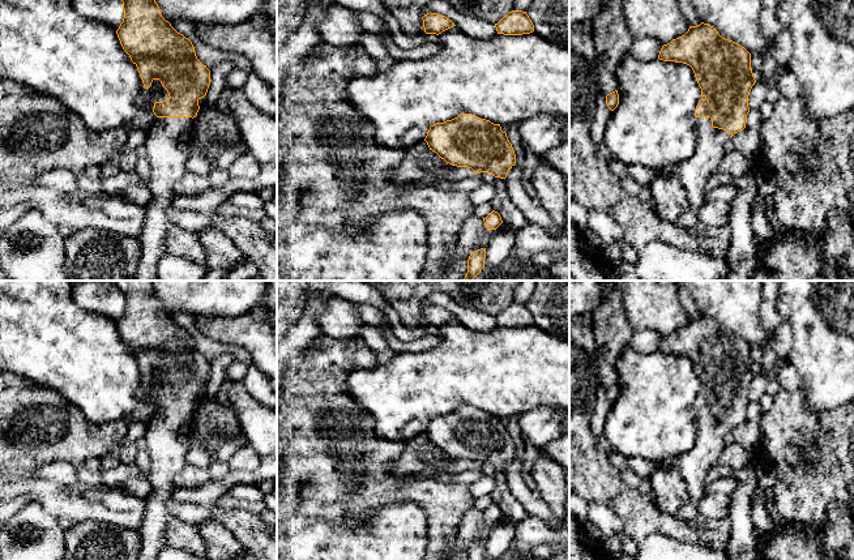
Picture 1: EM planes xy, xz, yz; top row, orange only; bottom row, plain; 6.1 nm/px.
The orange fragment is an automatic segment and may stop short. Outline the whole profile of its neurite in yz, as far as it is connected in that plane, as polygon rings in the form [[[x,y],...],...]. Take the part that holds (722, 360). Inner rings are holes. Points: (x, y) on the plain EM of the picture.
[[[701,315],[663,337],[658,351],[689,358],[701,381],[703,390],[695,402],[696,441],[675,459],[689,504],[699,505],[706,493],[705,478],[725,448],[725,435],[746,420],[748,388],[756,375],[751,346]]]

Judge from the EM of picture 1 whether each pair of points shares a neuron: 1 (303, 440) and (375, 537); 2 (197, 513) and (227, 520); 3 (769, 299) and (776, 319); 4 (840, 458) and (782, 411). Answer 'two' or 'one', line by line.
1: two
2: one
3: one
4: one

